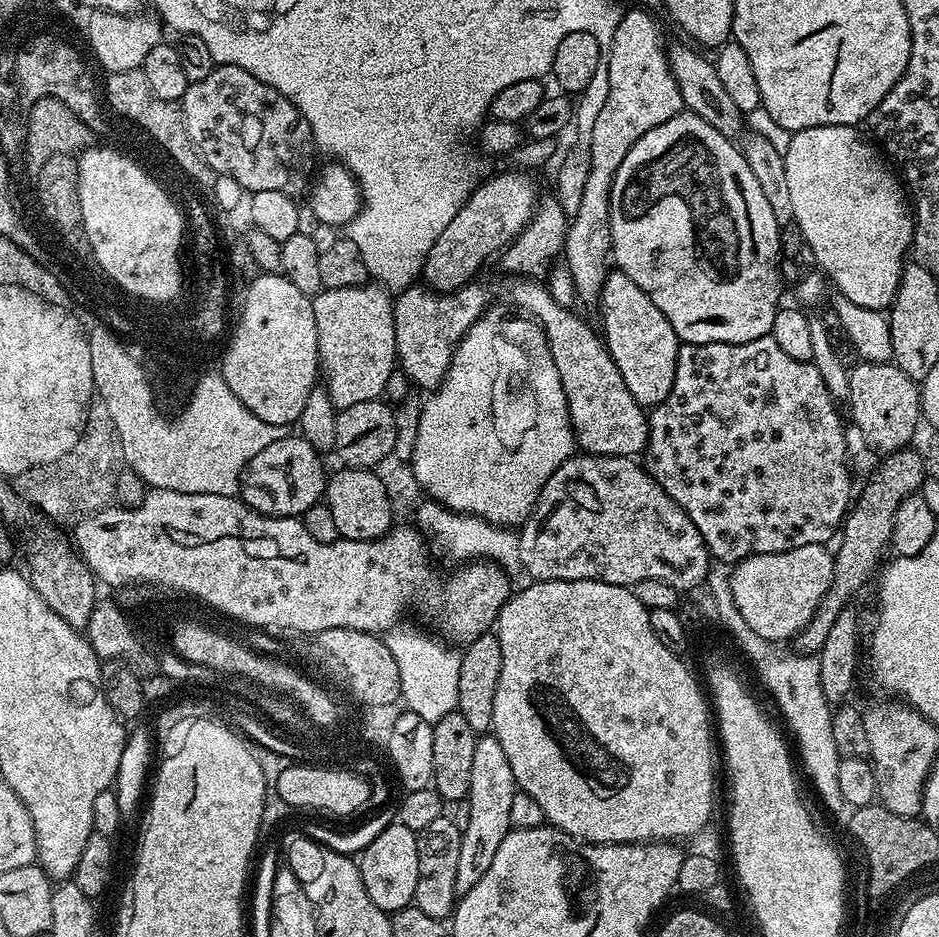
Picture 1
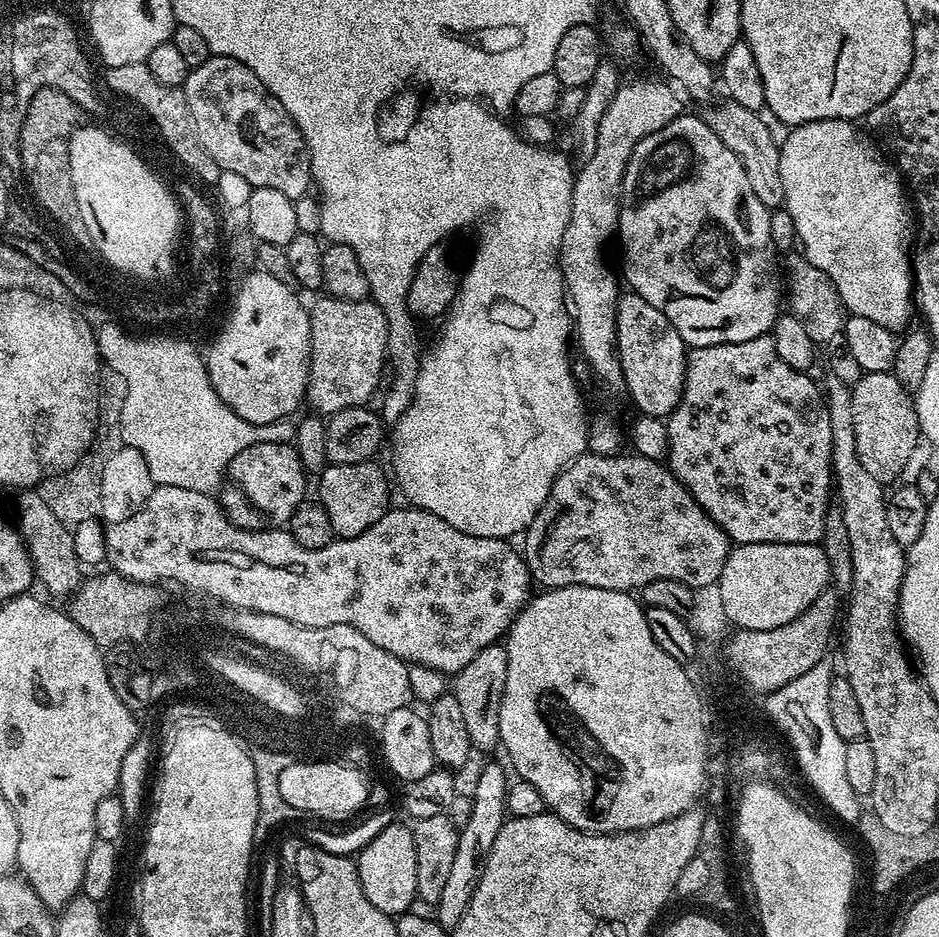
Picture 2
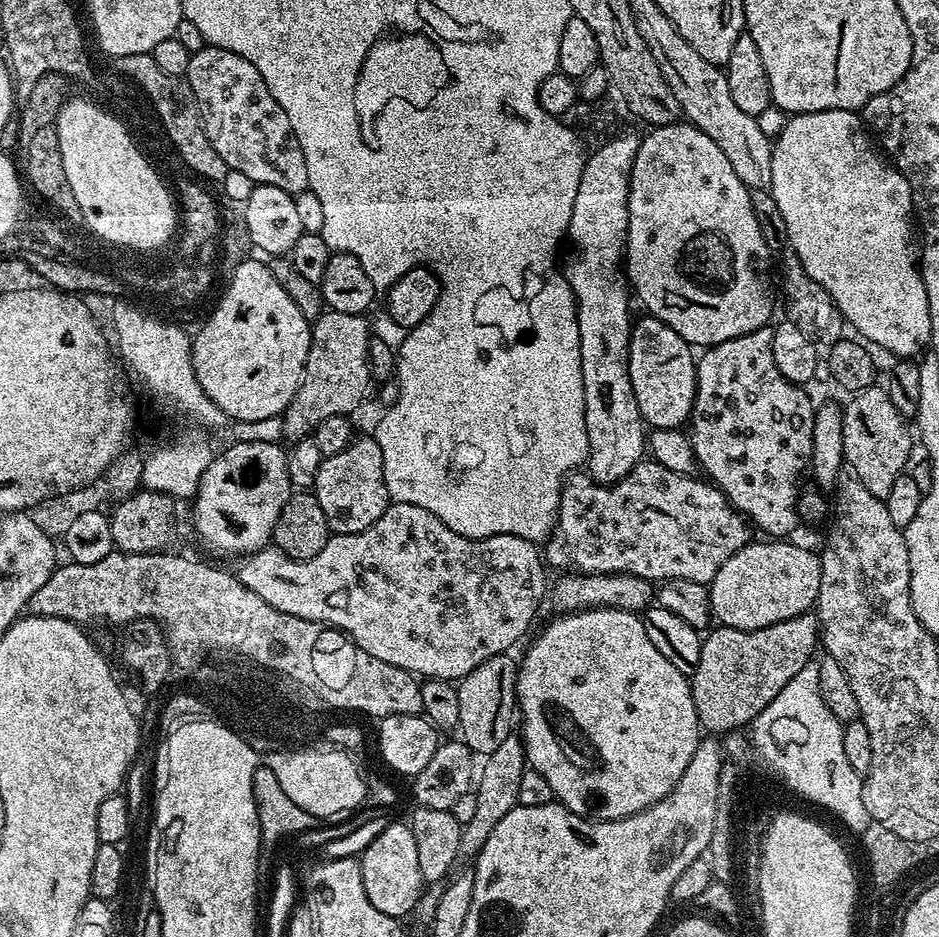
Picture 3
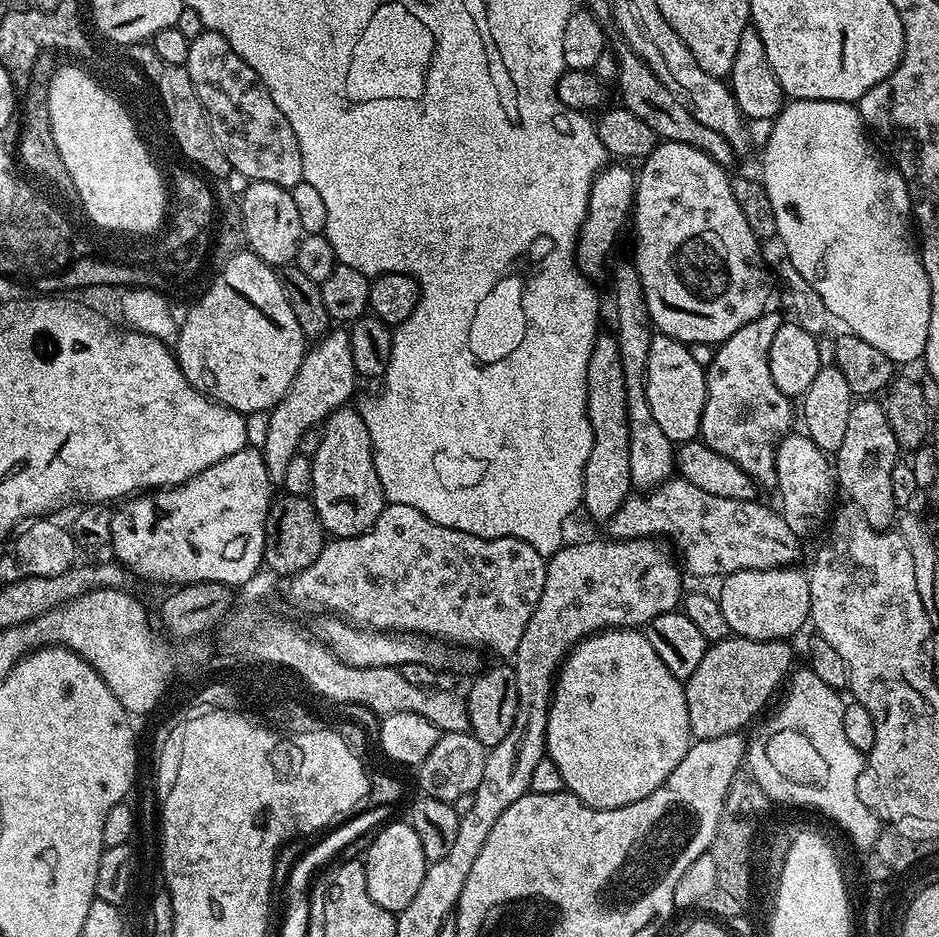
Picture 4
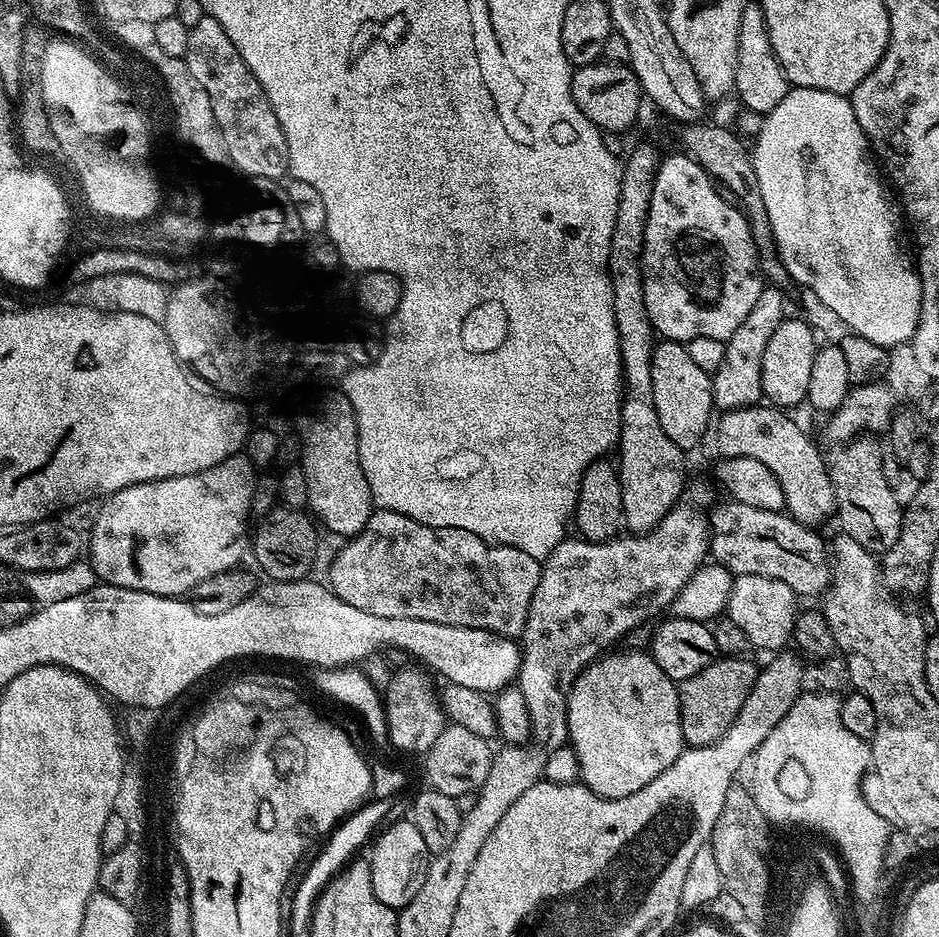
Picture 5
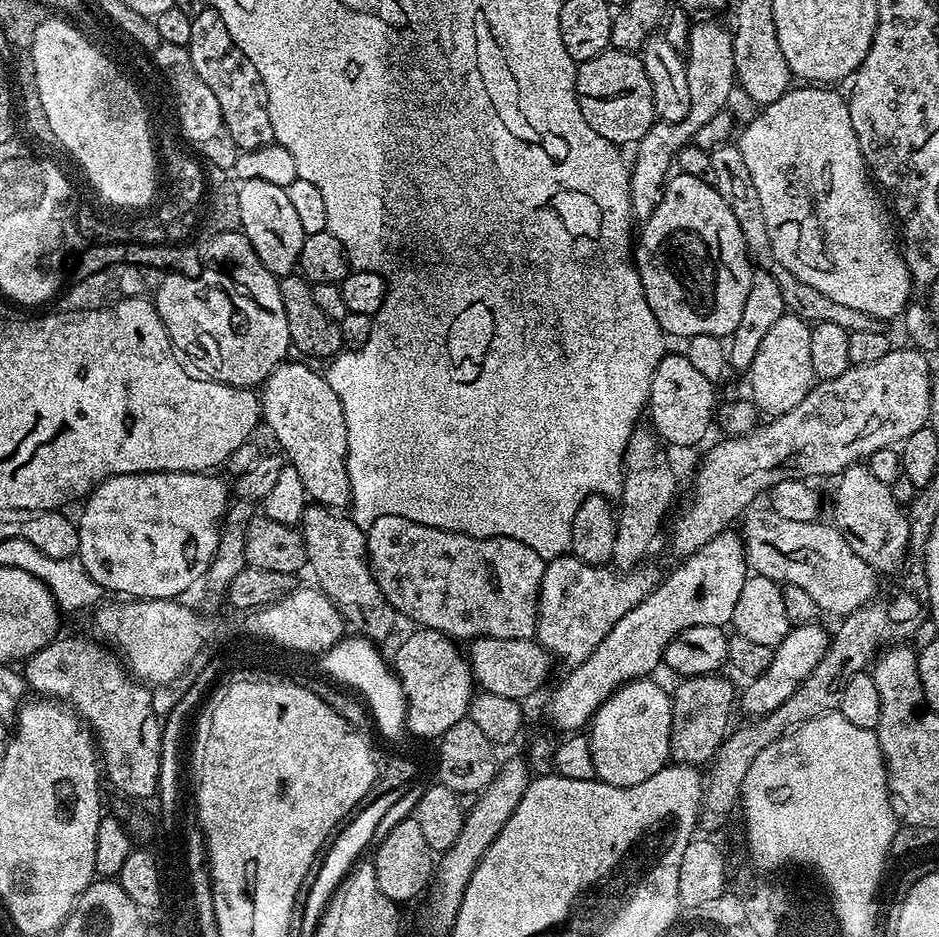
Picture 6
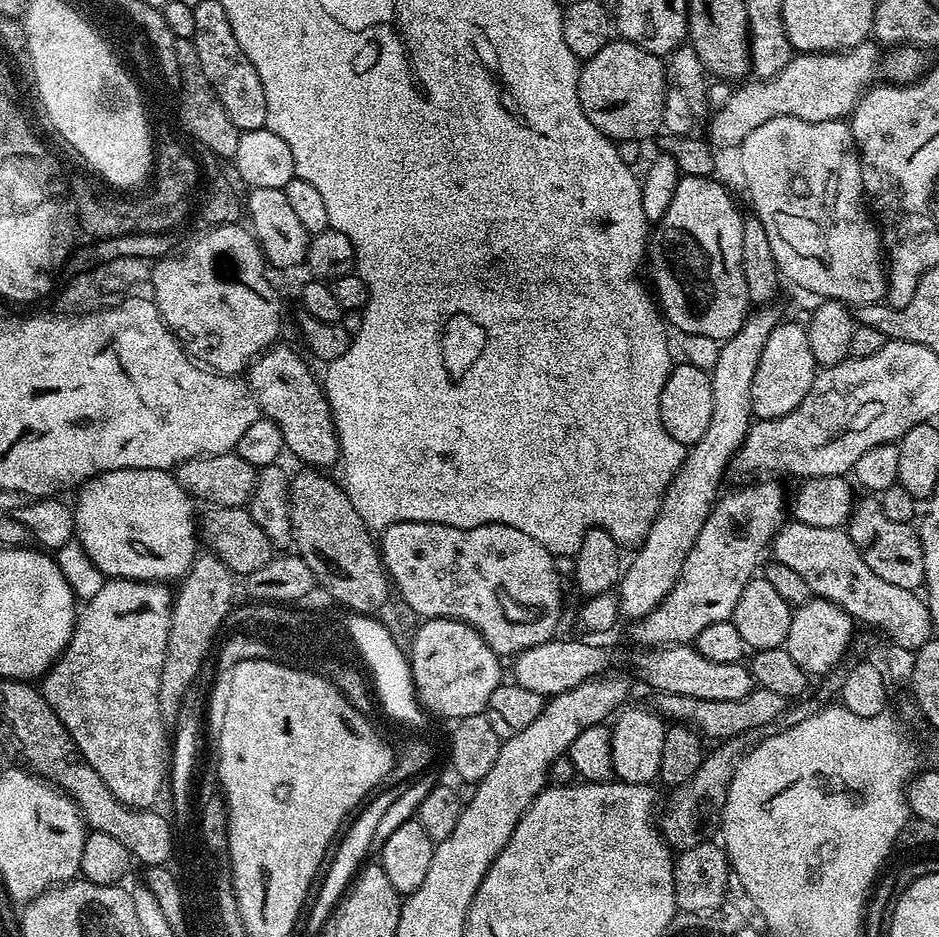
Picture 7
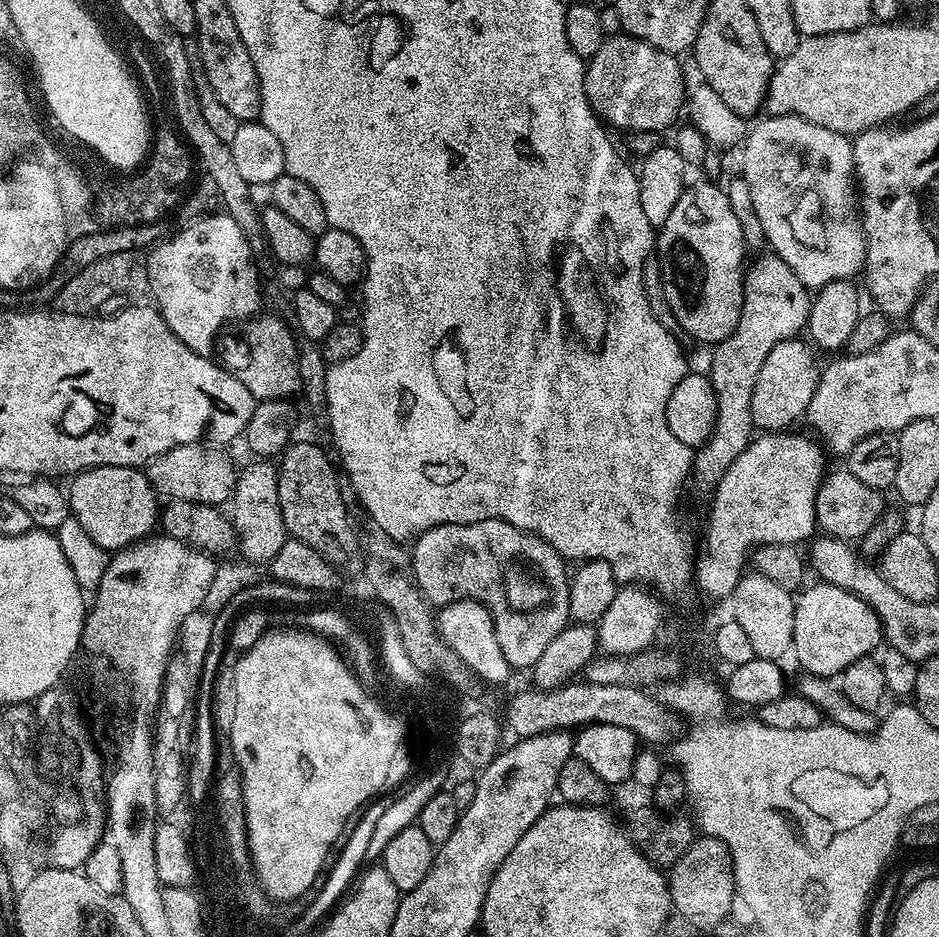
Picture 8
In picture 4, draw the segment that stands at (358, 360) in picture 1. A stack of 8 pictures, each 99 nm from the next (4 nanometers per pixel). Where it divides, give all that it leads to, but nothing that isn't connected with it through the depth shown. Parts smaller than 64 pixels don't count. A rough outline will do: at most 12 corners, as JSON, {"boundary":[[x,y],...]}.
{"boundary":[[345,329],[305,353],[269,411],[263,460],[283,487],[302,434],[351,401]]}

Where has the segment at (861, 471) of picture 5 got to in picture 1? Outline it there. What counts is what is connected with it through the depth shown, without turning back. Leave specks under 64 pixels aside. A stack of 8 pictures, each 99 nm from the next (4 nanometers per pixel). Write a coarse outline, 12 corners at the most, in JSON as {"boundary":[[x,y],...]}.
{"boundary":[[860,362],[846,404],[879,454],[921,427],[920,390],[894,362]]}

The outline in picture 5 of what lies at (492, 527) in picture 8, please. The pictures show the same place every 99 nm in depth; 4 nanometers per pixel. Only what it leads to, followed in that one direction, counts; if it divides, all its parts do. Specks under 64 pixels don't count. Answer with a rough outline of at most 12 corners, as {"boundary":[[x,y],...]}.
{"boundary":[[373,511],[329,566],[342,602],[513,638],[542,564]]}

